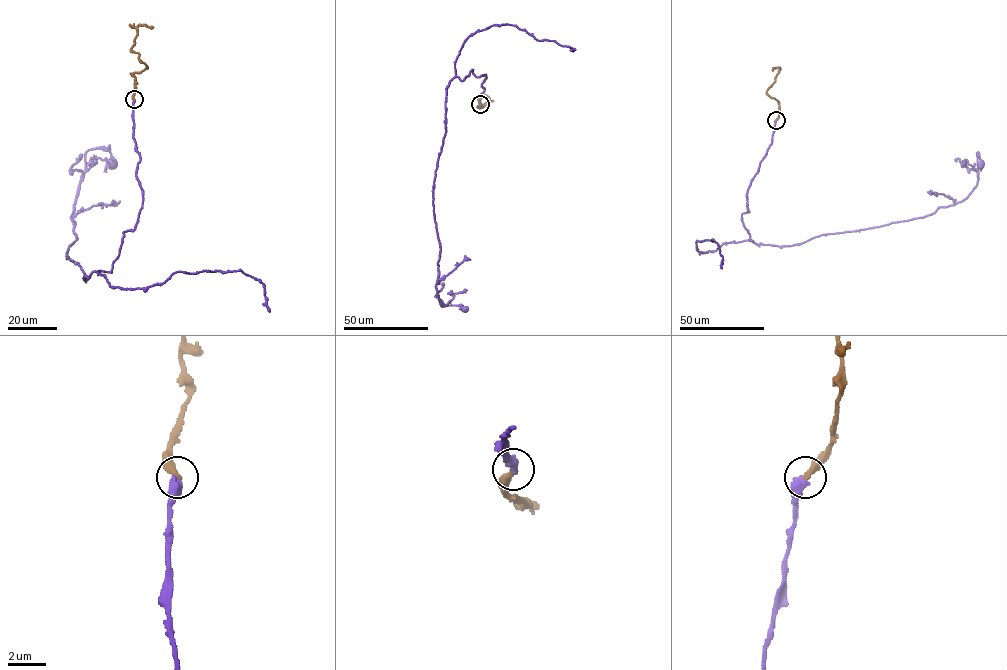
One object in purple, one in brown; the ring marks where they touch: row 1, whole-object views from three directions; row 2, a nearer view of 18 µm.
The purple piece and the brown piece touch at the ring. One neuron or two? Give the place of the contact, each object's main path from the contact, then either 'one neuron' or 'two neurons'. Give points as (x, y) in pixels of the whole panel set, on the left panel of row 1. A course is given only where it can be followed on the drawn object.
(134, 99) | purple via (134, 100), (142, 208), (112, 270), (84, 280), (67, 256), (85, 153), (106, 148), (113, 162) | brown via (134, 100), (134, 73), (148, 67), (137, 53), (131, 50), (137, 26), (153, 27) | two neurons

